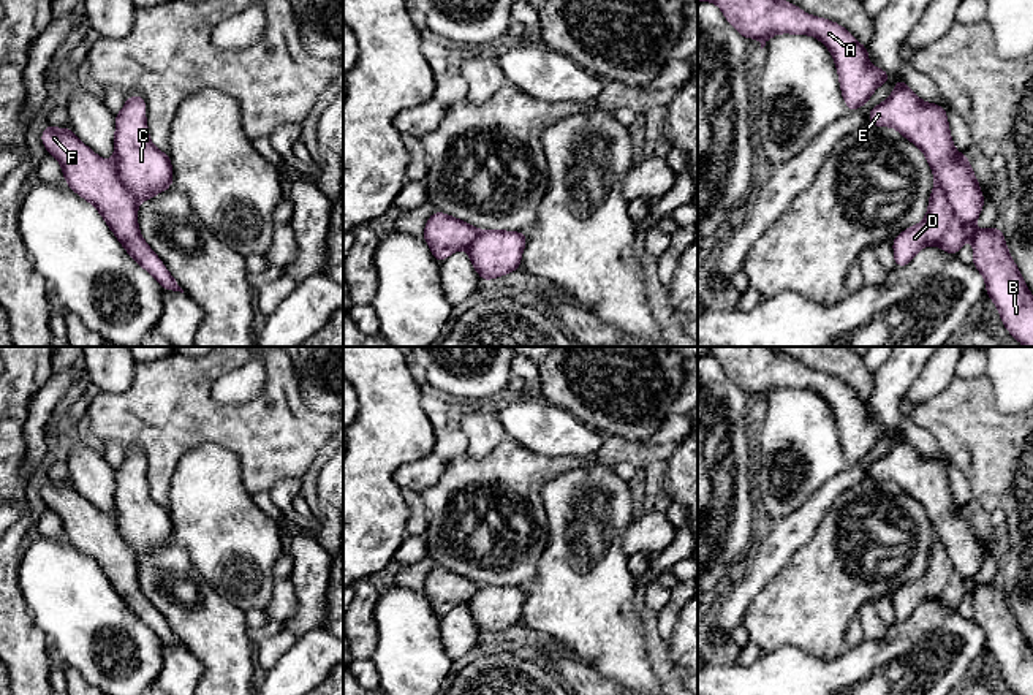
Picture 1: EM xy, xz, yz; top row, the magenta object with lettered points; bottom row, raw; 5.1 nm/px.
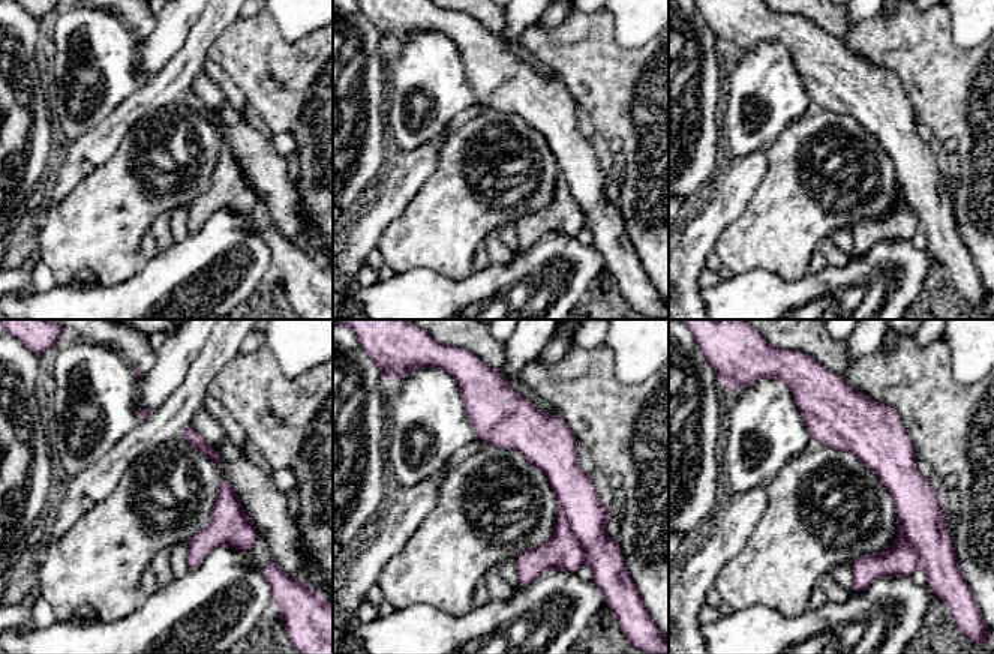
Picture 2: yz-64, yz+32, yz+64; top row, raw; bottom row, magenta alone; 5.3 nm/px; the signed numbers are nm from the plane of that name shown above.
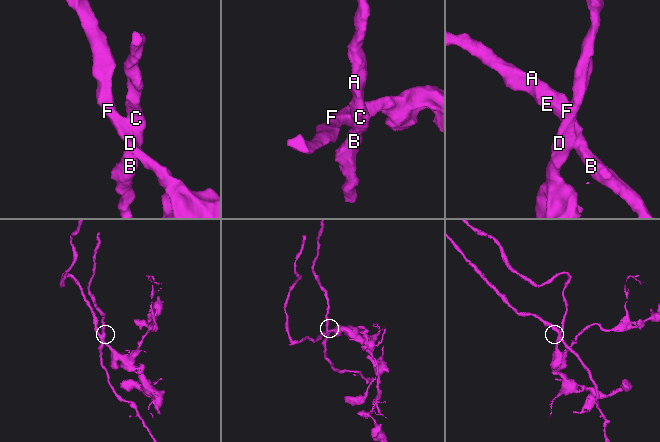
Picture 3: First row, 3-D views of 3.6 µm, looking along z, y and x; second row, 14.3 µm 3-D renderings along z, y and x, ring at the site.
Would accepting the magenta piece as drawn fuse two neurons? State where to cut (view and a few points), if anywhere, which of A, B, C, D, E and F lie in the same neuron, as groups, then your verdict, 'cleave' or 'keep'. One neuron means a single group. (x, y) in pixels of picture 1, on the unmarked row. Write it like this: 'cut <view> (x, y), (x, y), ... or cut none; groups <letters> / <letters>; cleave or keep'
cut none; groups A B C D E F; keep

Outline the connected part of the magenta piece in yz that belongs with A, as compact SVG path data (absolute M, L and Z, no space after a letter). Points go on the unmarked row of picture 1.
M698 347L699 356L713 356L728 377L747 394L756 393L761 404L777 388L812 389L831 405L848 465L859 464L891 429L868 418L865 399L842 380L815 372L769 347Z

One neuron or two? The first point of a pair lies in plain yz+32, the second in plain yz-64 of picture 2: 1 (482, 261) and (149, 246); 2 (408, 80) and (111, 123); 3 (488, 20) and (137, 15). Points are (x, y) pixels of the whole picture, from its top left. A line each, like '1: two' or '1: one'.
1: one
2: two
3: one

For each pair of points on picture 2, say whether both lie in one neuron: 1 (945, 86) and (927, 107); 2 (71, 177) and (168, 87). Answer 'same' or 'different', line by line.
1: same
2: same

